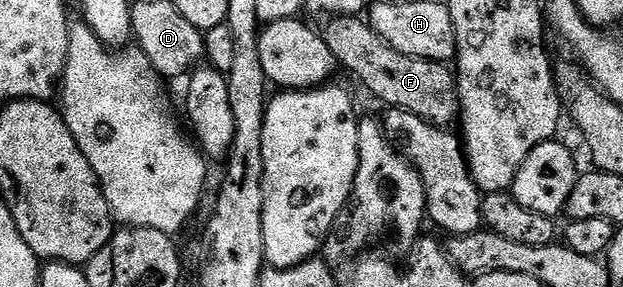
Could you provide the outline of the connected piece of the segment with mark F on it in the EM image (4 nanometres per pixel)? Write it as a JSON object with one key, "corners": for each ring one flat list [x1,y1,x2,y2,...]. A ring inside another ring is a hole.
{"corners":[[334,16,322,28,326,46,334,54,337,65,364,83,364,88,388,108,401,108,418,114,439,128,451,129,460,119,460,92,456,88,456,73,447,63,426,58,414,58,394,50,372,28,367,19,355,16]]}

